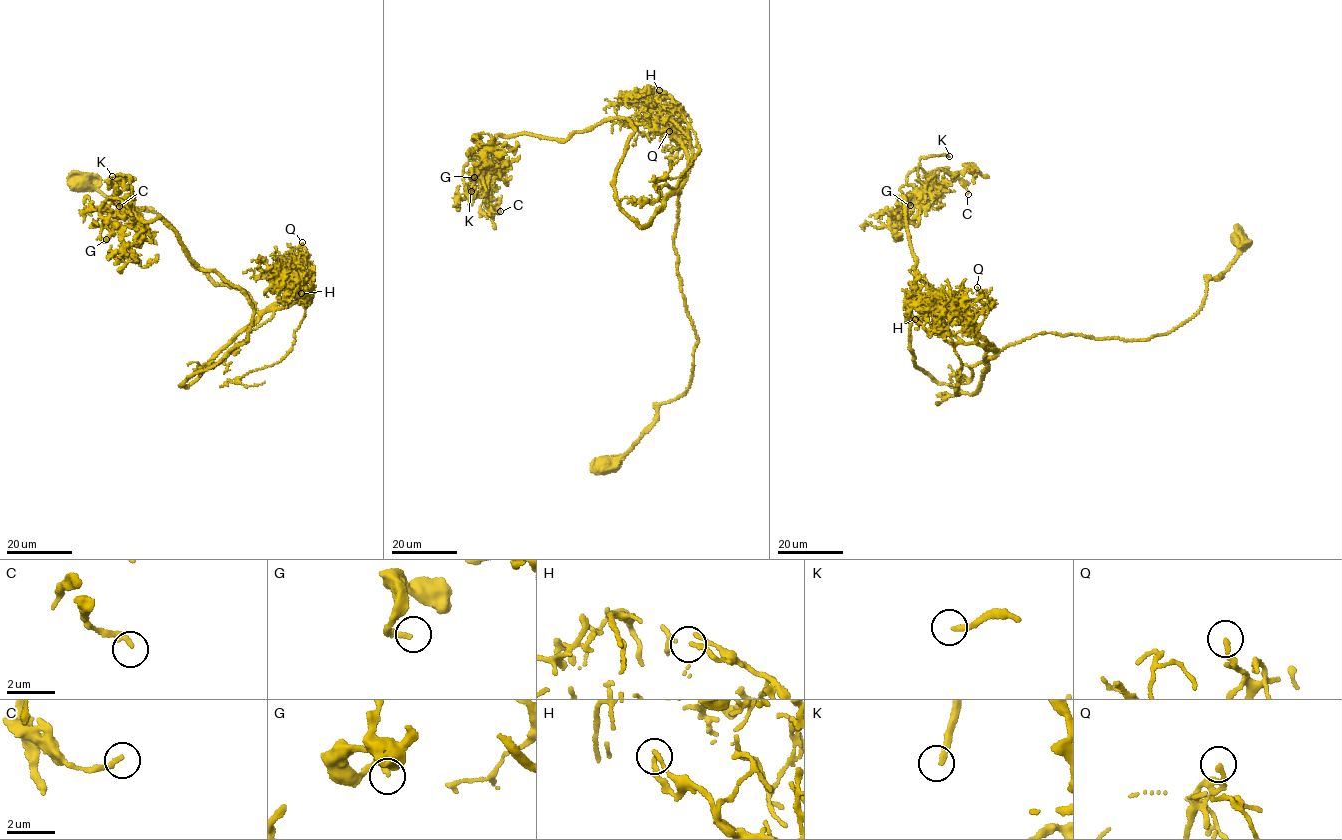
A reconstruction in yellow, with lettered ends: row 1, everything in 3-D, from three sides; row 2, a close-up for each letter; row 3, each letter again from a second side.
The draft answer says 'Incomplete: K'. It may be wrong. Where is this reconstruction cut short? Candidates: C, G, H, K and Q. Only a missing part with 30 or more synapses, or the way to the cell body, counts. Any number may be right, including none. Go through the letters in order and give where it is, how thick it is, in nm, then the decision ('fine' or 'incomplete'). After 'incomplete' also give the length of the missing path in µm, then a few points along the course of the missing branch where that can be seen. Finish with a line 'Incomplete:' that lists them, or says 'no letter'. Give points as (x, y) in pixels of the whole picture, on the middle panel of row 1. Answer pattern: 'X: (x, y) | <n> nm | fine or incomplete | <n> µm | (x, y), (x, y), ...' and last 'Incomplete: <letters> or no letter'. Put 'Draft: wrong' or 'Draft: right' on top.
Draft: right
C: (500, 211) | 200 nm | fine
G: (474, 177) | 240 nm | fine
H: (659, 90) | 190 nm | fine
K: (471, 191) | 240 nm | incomplete | 20 µm | (471, 191), (473, 196), (476, 194), (468, 206), (471, 213), (486, 218)
Q: (669, 131) | 200 nm | fine
Incomplete: K

